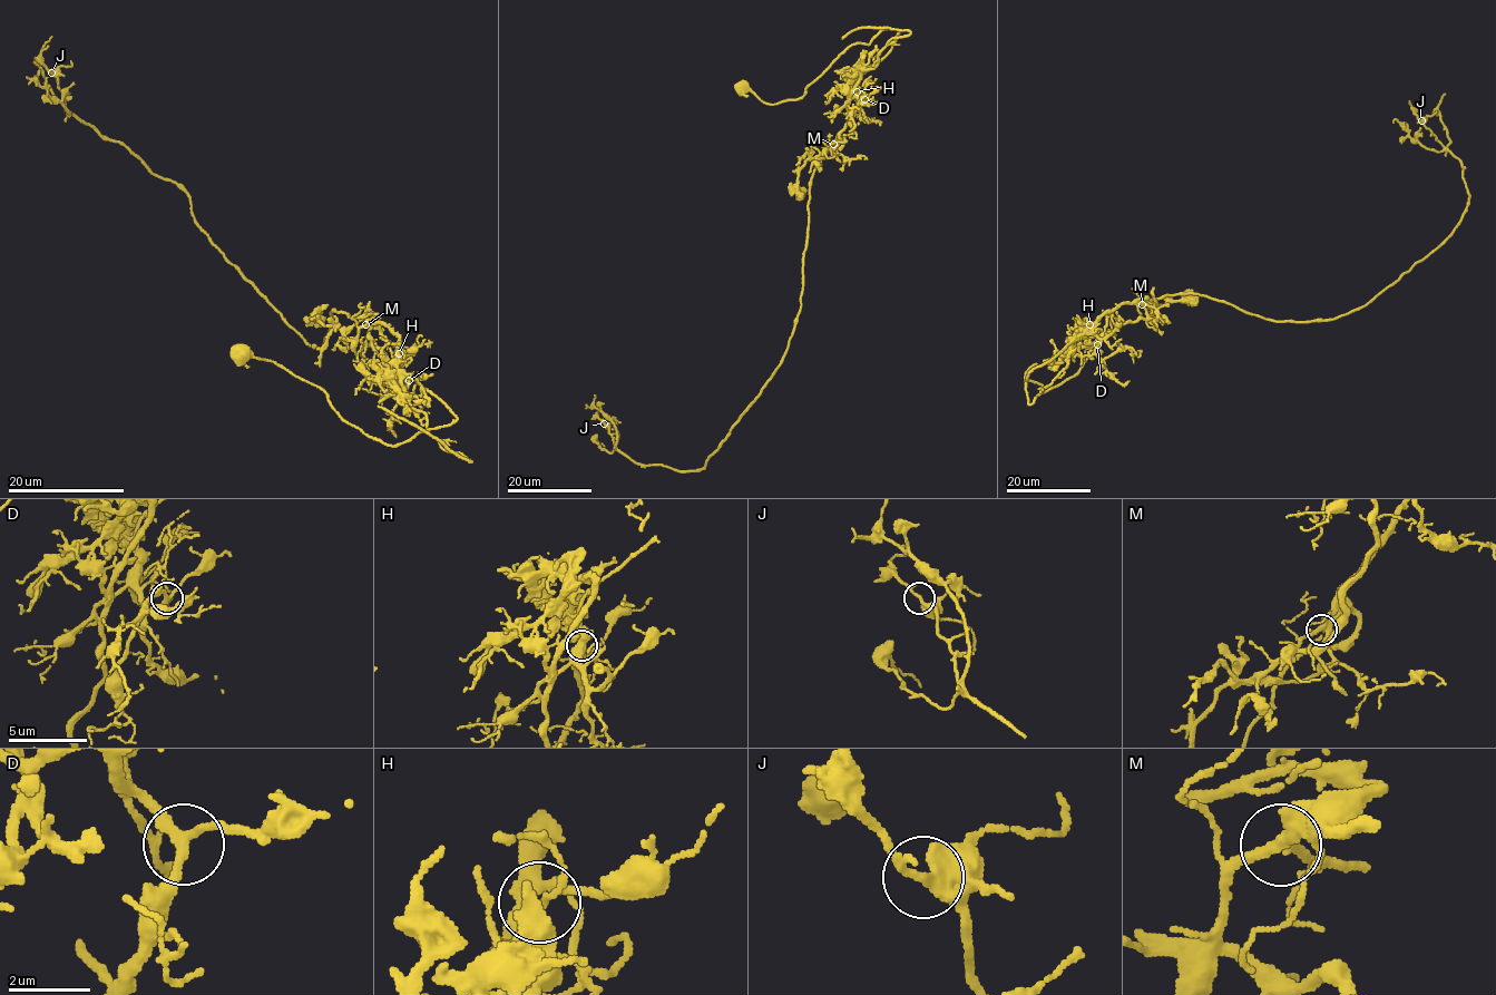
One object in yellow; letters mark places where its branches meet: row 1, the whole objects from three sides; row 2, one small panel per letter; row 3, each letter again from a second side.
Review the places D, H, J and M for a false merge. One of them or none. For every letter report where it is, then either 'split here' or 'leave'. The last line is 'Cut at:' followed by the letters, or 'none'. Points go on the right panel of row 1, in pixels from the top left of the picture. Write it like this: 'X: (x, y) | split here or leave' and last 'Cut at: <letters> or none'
D: (1097, 344) | leave
H: (1089, 324) | split here
J: (1421, 120) | leave
M: (1142, 304) | leave
Cut at: H

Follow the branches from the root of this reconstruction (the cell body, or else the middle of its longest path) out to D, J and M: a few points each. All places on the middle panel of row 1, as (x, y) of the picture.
D: (741, 89), (769, 104), (799, 99), (850, 46), (896, 29), (891, 49), (858, 79), (858, 99), (864, 99)
J: (741, 89), (799, 99), (899, 31), (813, 173), (798, 322), (730, 435), (676, 470), (604, 423)
M: (741, 89), (769, 104), (799, 99), (850, 46), (898, 30), (891, 49), (858, 79), (858, 107), (833, 144)

